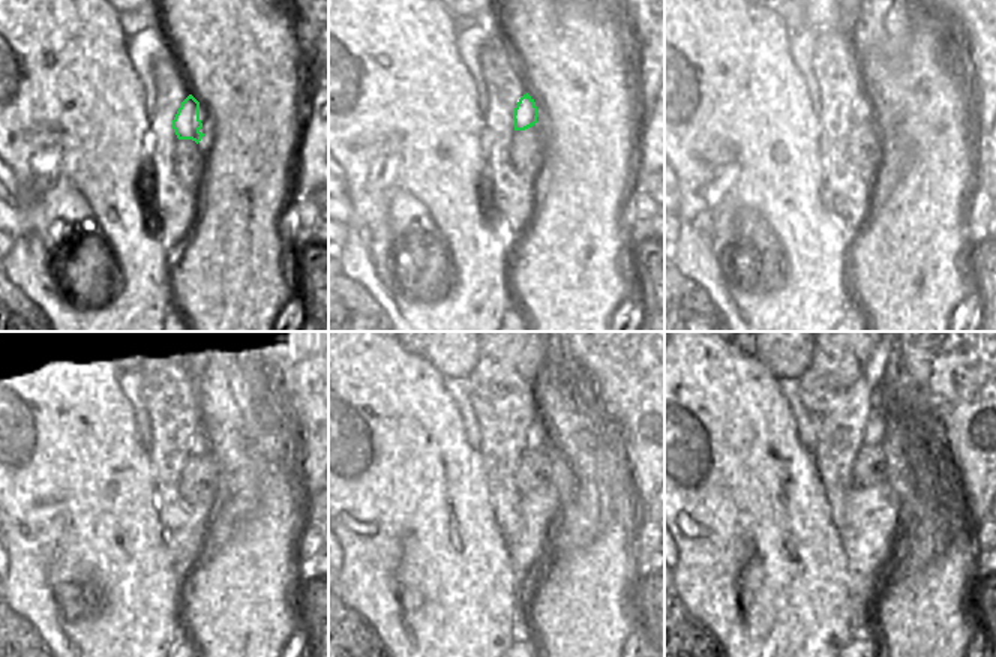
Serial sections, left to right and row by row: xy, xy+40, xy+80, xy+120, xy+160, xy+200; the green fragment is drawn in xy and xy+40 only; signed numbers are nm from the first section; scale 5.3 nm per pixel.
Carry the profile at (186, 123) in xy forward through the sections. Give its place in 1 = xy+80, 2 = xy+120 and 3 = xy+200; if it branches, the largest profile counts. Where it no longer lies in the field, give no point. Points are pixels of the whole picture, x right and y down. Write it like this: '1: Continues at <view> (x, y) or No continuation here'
1: Continues at xy+80 (861, 110)
2: Continues at xy+120 (200, 440)
3: Continues at xy+200 (875, 431).

